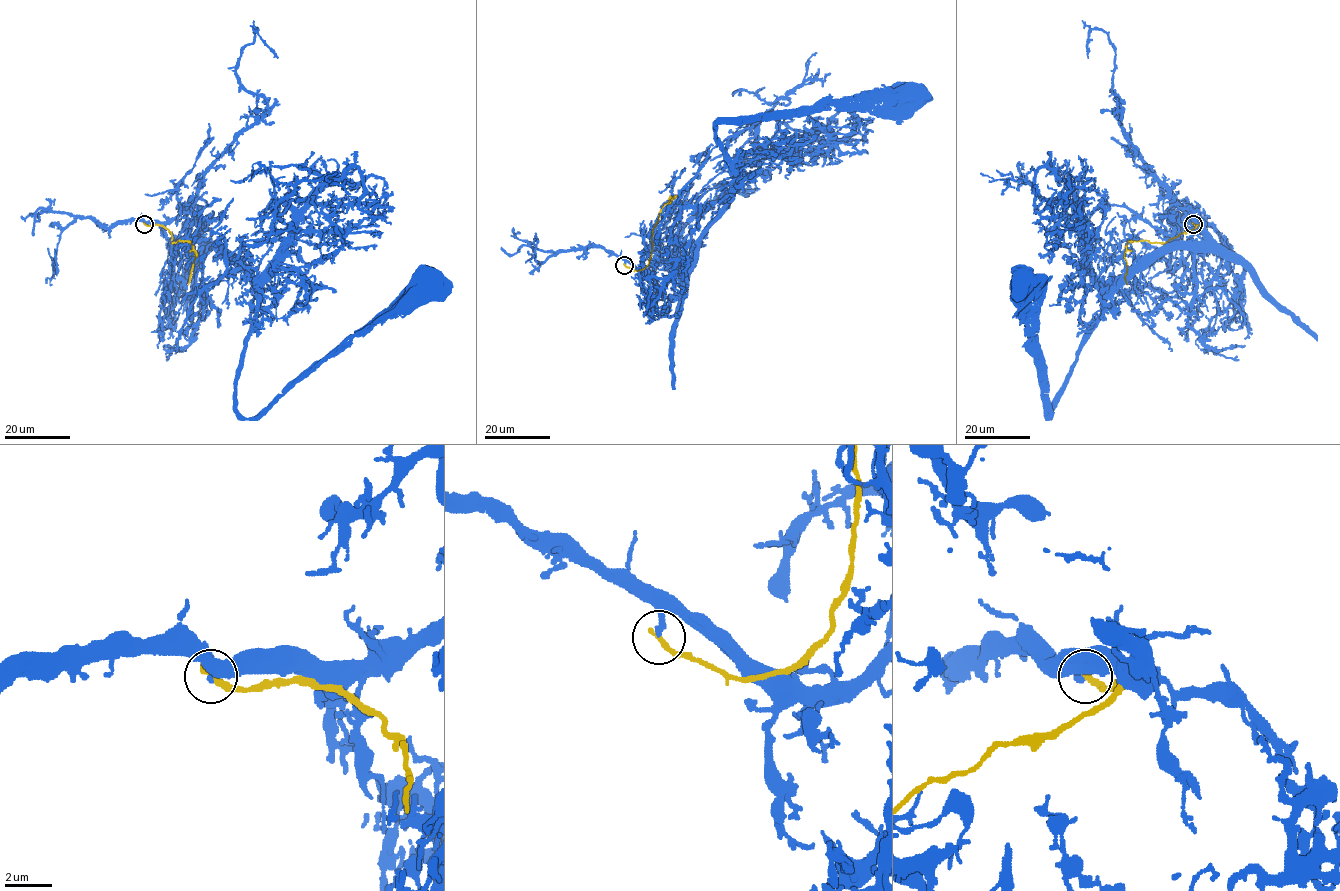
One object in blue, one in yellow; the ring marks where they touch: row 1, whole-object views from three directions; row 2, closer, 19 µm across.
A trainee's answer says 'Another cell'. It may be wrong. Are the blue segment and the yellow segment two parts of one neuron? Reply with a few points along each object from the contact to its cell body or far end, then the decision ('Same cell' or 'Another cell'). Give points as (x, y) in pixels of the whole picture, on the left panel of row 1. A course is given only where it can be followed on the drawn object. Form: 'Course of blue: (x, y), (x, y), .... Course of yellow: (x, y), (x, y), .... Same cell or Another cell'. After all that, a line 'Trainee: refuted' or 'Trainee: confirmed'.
Course of blue: (144, 224), (189, 212), (249, 280), (255, 317), (236, 375), (236, 409), (246, 418), (425, 278). Course of yellow: (144, 224), (161, 225), (171, 233), (172, 243), (179, 240), (191, 244), (195, 258), (188, 284). Another cell
Trainee: confirmed

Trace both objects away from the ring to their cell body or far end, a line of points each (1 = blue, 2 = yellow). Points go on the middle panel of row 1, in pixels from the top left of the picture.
1: (624, 265), (689, 272), (693, 248), (736, 177), (716, 143), (721, 120), (872, 105), (905, 88)
2: (624, 265), (639, 271), (648, 263), (652, 229), (659, 212), (675, 196), (668, 199)

